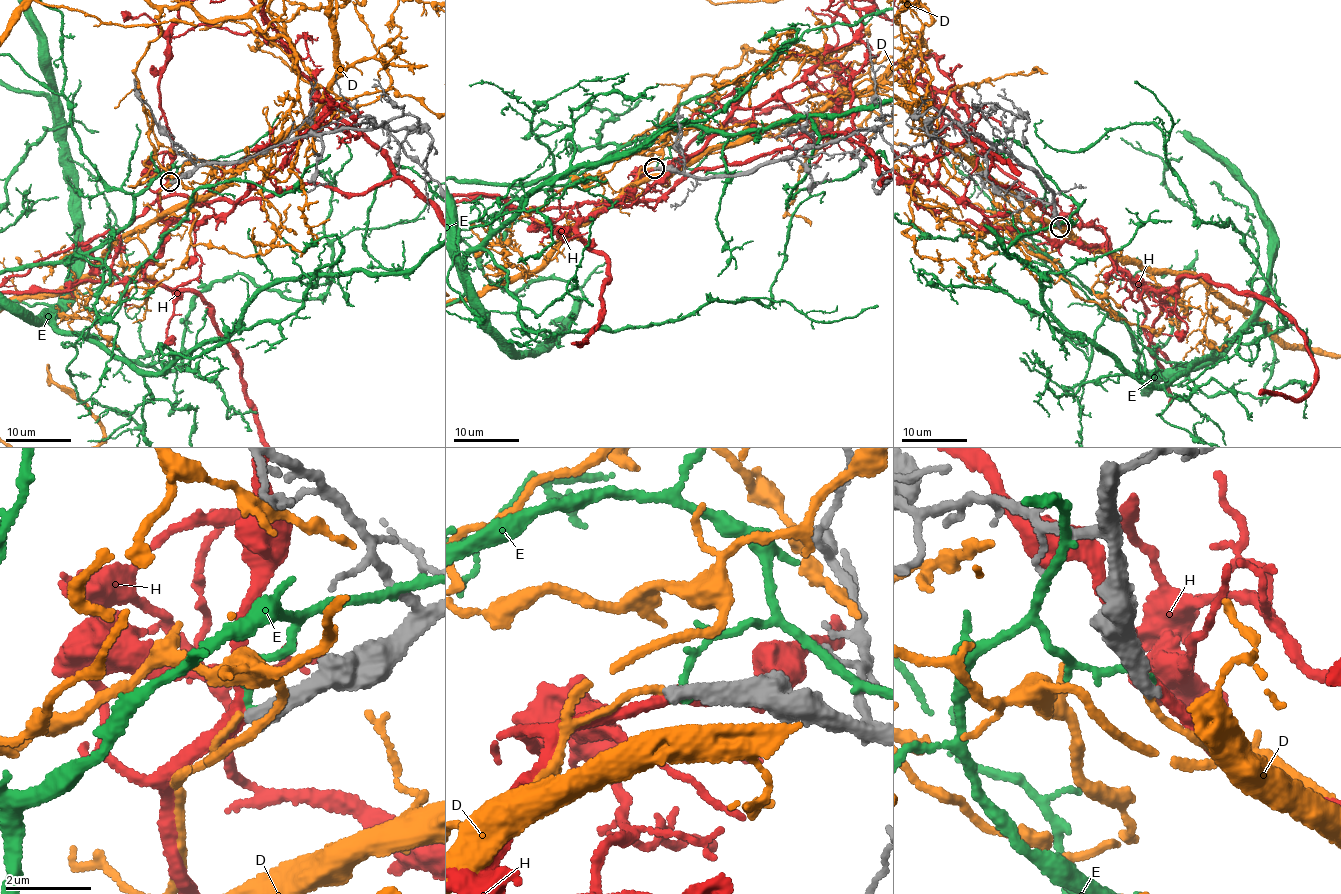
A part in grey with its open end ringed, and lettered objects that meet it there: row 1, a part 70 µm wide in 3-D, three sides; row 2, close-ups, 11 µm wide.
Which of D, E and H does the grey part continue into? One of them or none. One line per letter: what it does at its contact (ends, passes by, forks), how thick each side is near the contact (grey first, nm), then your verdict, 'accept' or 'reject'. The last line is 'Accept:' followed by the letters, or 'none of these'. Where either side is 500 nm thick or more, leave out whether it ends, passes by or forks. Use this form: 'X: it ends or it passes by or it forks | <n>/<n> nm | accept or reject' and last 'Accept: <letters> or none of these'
D: it ends | 400/140 nm | reject
E: it ends | 480/140 nm | reject
H: it passes by | 360/280 nm | reject
Accept: none of these

